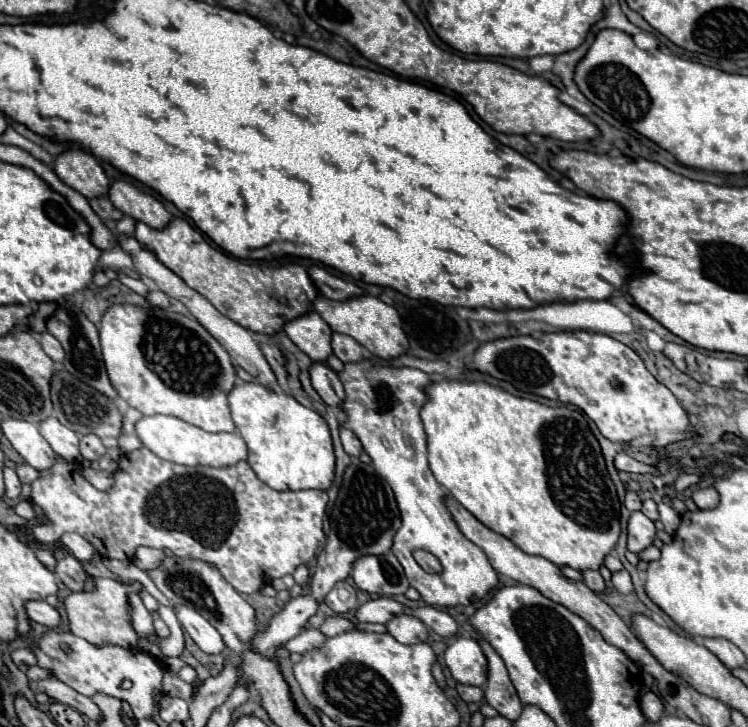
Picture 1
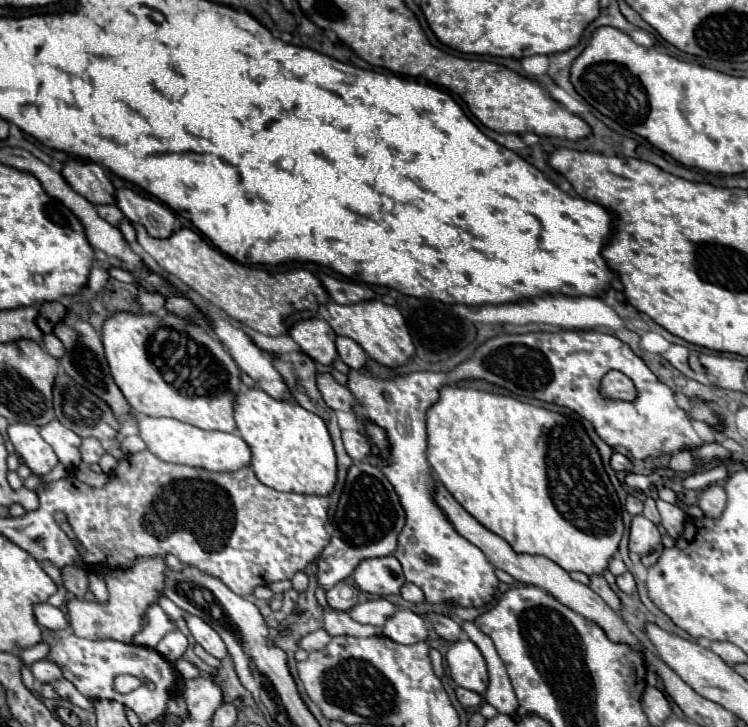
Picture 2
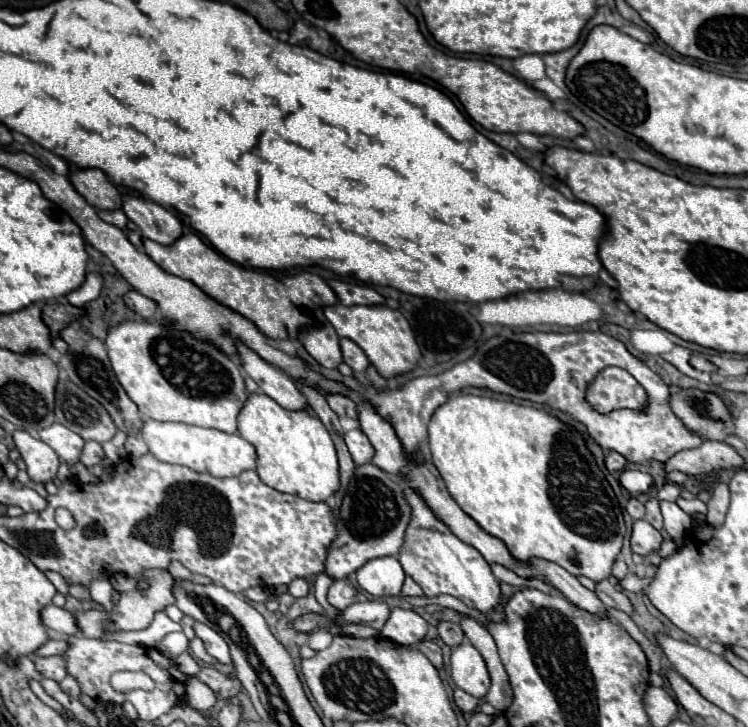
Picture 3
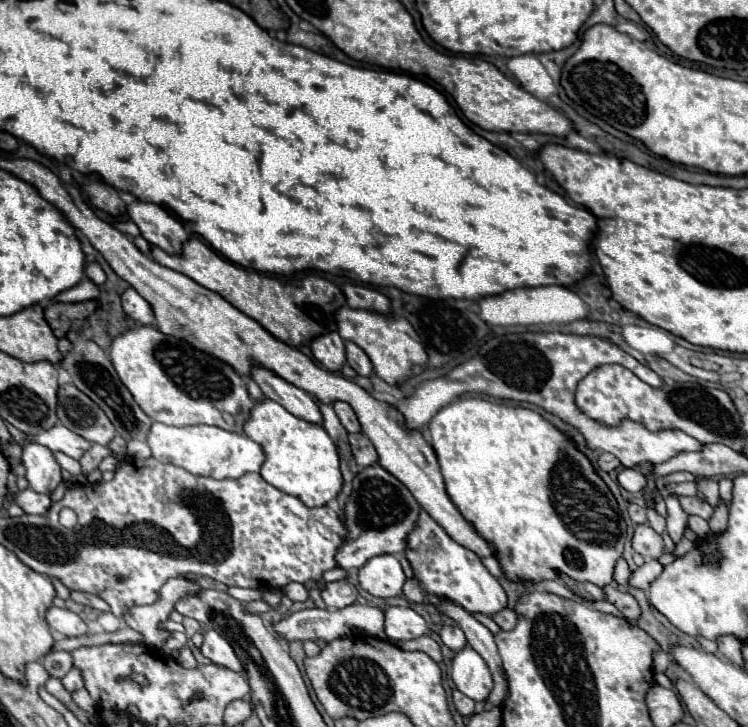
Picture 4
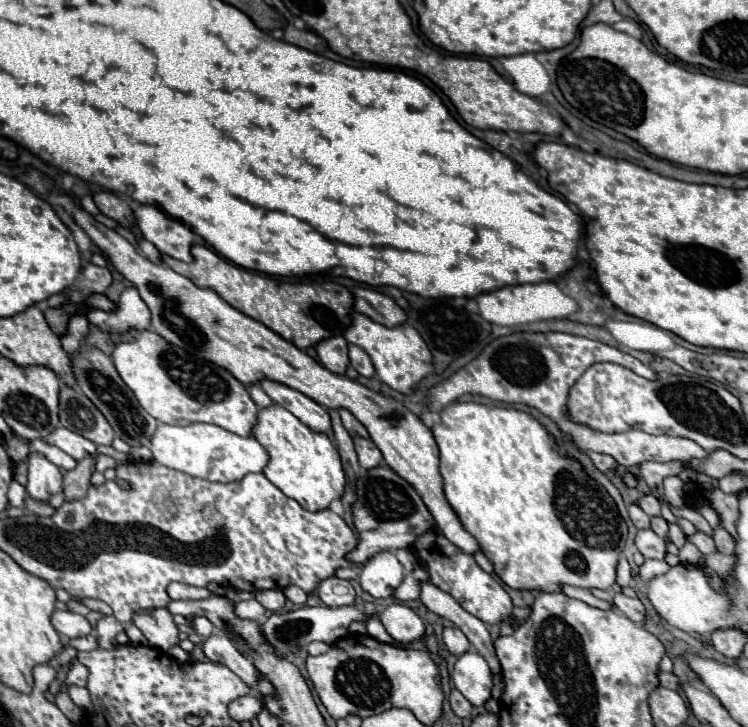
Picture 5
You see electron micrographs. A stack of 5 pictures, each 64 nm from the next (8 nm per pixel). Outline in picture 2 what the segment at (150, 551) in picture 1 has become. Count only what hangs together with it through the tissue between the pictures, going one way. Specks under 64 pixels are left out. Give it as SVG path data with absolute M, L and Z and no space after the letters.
M152 556L152 558L138 558L134 568L128 572L108 572L104 576L104 582L108 588L106 604L96 600L86 602L84 598L72 598L66 602L72 632L88 640L110 638L110 640L132 644L132 638L142 628L142 618L146 616L146 608L158 600L158 592L164 586L164 570L166 570L164 558Z

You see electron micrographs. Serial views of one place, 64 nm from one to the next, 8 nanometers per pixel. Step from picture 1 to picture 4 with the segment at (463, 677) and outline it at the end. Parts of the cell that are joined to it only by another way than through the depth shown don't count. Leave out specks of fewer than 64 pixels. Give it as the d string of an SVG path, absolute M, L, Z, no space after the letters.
M464 646L452 660L452 680L460 692L476 702L484 702L492 690L492 676L484 658L472 648Z

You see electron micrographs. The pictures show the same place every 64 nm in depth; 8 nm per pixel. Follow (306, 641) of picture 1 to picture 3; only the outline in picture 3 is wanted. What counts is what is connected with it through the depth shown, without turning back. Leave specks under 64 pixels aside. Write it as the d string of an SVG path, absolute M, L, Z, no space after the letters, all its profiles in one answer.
M316 630L316 632L310 634L308 646L310 646L312 650L324 650L324 648L328 648L328 644L332 642L332 638L334 638L334 636L332 636L328 630Z

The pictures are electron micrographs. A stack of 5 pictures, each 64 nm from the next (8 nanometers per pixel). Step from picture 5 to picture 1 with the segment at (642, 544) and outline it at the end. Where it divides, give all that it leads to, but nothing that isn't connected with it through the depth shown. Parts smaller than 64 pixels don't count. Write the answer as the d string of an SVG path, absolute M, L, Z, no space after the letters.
M632 512L628 520L628 550L638 554L656 538L656 526L642 512Z

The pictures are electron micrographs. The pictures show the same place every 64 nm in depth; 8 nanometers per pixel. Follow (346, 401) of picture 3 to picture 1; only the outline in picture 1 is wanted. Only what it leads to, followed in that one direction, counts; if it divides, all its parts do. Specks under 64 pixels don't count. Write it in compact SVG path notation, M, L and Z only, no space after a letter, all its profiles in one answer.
M312 362L310 366L310 382L314 390L320 394L320 398L328 404L334 406L344 400L344 388L340 388L340 380L332 368L328 368L322 362Z

